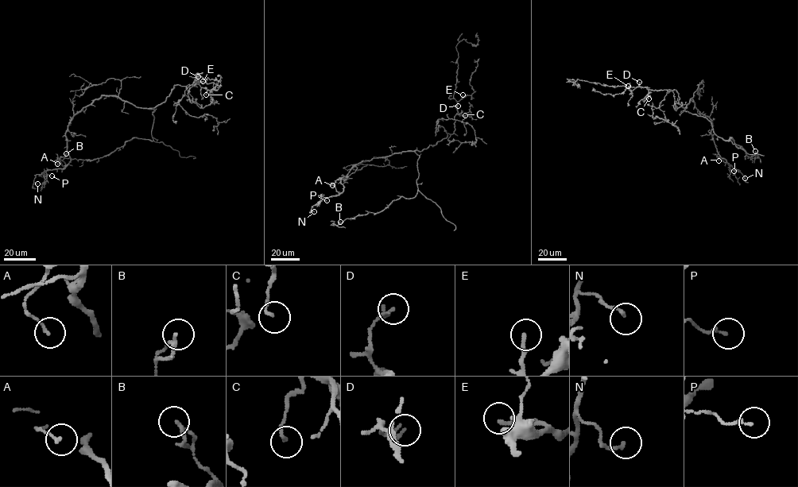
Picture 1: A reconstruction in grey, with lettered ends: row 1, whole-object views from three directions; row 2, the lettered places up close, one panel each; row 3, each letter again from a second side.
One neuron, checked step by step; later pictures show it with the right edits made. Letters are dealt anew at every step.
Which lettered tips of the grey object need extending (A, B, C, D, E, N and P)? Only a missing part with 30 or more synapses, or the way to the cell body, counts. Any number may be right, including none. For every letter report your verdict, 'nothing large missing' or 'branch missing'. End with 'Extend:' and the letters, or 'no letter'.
A: nothing large missing
B: nothing large missing
C: nothing large missing
D: nothing large missing
E: nothing large missing
N: nothing large missing
P: nothing large missing
Extend: no letter

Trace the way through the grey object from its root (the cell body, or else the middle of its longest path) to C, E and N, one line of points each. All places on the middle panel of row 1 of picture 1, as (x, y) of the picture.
C: (419, 150), (435, 145), (448, 133), (452, 134), (455, 129), (455, 116), (465, 115)
E: (419, 150), (435, 145), (448, 133), (453, 133), (455, 117), (458, 114), (457, 102), (462, 94)
N: (419, 150), (402, 151), (356, 164), (344, 178), (339, 178), (343, 191), (323, 197), (312, 206), (314, 211)

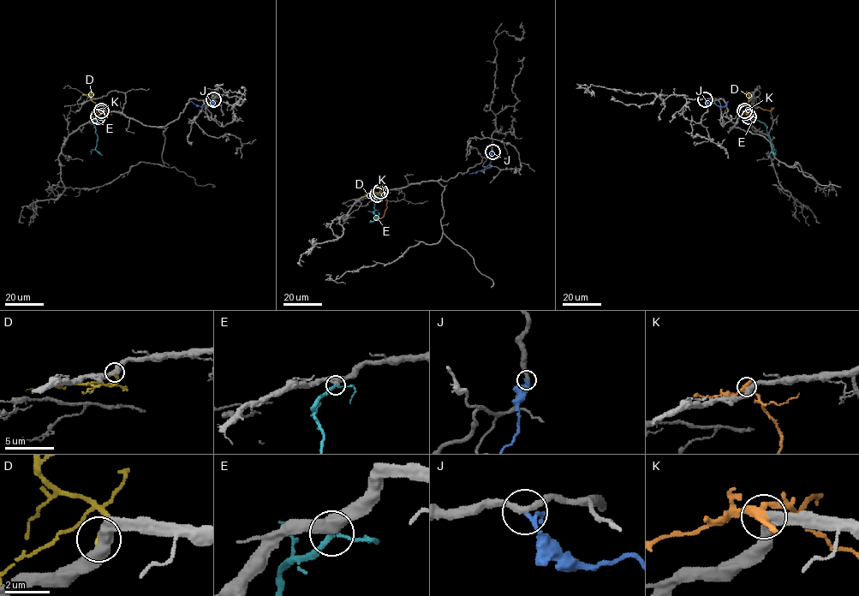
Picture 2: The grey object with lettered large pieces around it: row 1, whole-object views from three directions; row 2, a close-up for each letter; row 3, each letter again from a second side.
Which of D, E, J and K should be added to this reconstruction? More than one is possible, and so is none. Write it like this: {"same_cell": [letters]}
{"same_cell": ["E"]}

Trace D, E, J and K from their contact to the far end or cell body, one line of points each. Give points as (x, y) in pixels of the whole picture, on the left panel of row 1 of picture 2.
D: (101, 112), (88, 94), (81, 95)
E: (98, 116), (94, 119), (98, 140), (95, 150), (98, 153)
J: (213, 99), (207, 107), (197, 106), (191, 101)
K: (101, 110), (107, 107), (104, 110), (95, 107)

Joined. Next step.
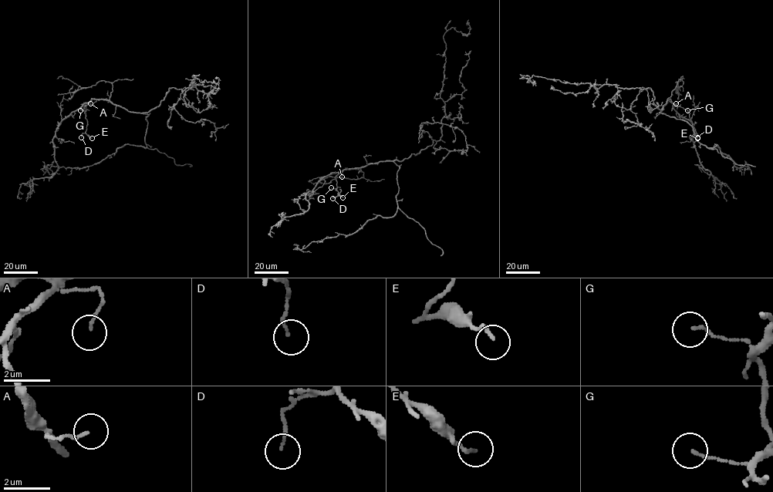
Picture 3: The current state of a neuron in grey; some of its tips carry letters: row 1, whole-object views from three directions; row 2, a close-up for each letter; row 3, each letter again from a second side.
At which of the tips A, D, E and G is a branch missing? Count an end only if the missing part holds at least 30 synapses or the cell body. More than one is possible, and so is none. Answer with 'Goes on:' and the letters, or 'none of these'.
Goes on: none of these

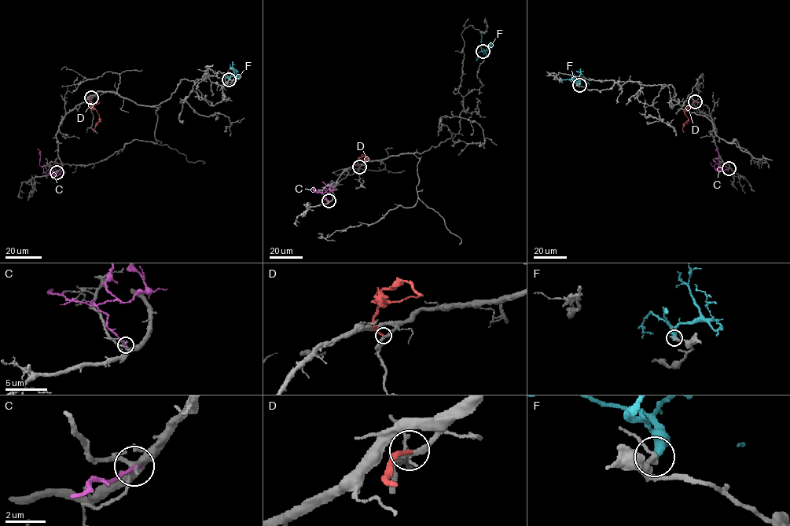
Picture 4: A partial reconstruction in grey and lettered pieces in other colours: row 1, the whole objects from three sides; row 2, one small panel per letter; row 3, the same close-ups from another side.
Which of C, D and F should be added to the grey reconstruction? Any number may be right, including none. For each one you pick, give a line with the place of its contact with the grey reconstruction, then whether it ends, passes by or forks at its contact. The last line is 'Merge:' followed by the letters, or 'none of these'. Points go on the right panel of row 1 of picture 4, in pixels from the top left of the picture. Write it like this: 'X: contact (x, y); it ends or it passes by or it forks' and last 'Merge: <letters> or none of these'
Merge: none of these

